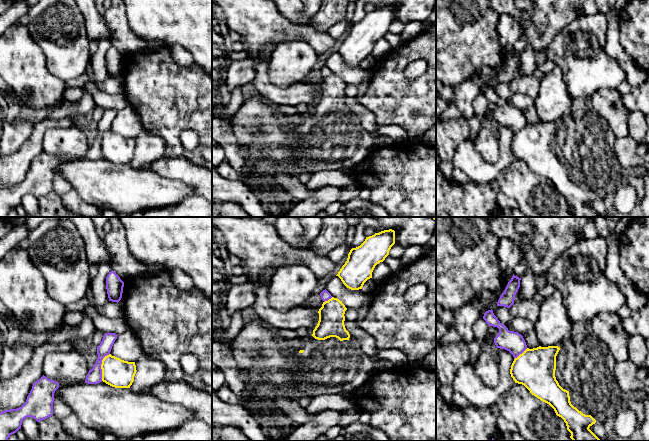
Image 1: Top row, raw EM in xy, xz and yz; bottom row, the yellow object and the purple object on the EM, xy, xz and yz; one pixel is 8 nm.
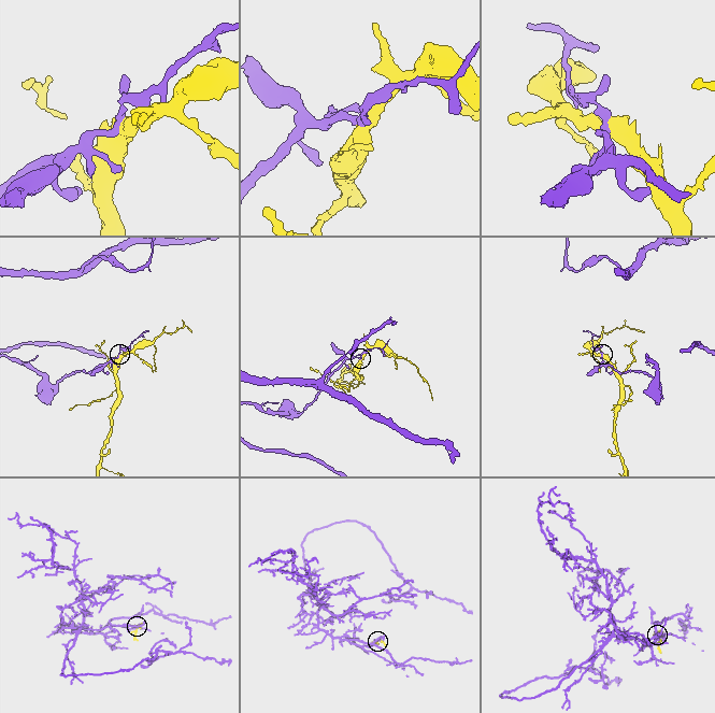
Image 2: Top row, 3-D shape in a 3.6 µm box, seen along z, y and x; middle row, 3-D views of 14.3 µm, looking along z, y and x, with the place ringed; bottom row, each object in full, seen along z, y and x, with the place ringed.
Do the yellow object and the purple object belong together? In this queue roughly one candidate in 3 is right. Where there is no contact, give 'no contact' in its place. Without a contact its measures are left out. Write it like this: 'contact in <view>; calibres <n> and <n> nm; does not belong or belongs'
contact in xy; calibres 220 and 120 nm; does not belong

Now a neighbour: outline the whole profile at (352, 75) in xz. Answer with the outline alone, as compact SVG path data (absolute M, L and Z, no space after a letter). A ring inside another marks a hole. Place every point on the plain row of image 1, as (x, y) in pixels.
M332 51L326 56L325 65L332 73L339 75L347 85L357 86L361 89L366 74L363 65L351 66L347 64L336 51Z

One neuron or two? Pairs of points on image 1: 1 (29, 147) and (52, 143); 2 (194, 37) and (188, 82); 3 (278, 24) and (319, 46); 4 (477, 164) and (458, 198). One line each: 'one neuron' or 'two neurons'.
1: two neurons
2: two neurons
3: one neuron
4: two neurons

